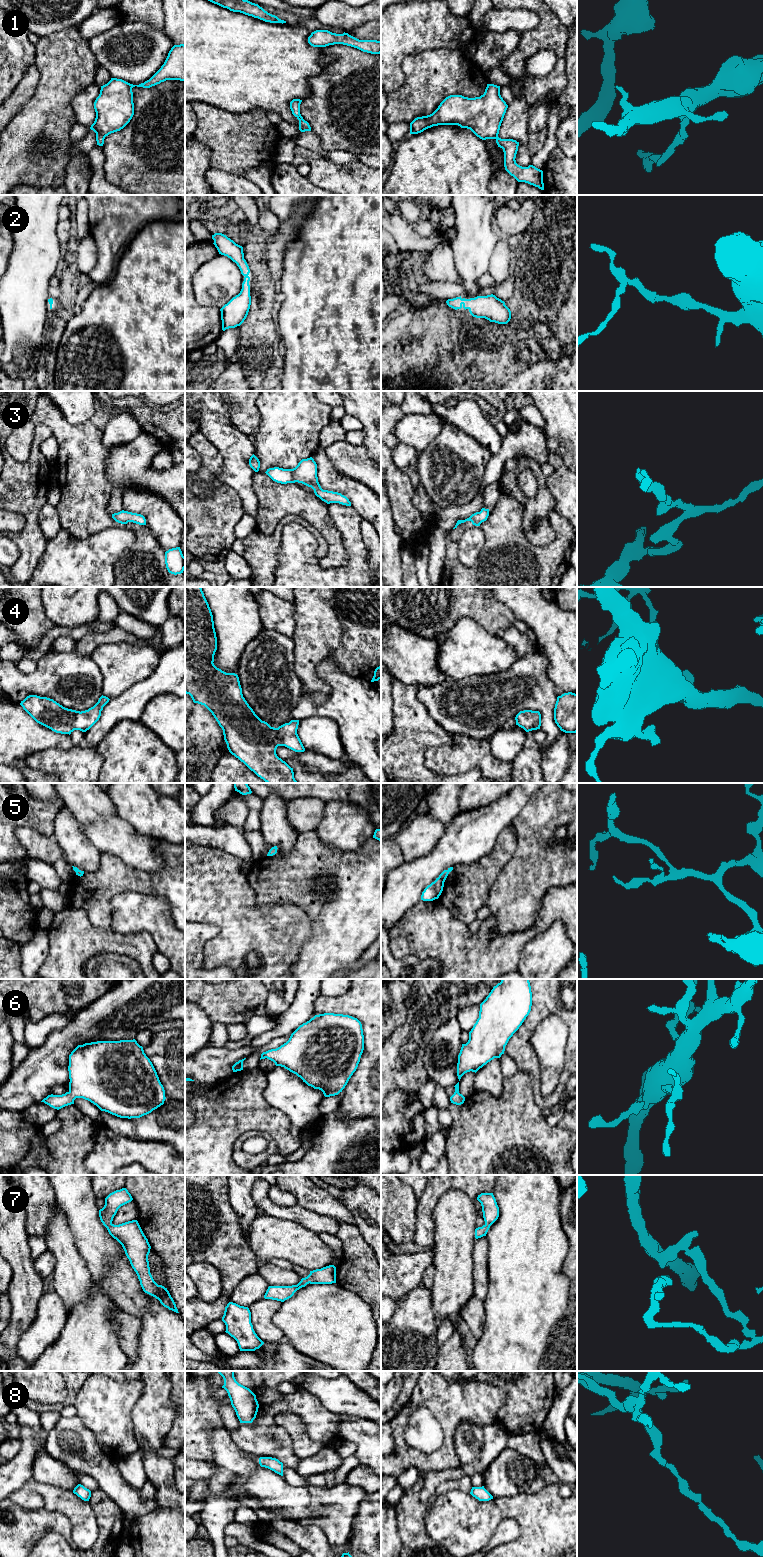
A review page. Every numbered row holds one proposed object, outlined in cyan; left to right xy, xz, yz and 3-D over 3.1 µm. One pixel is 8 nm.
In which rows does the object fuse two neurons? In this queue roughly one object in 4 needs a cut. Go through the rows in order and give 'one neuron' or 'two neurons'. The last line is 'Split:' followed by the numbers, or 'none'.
1: one neuron
2: one neuron
3: one neuron
4: one neuron
5: one neuron
6: one neuron
7: one neuron
8: one neuron
Split: none

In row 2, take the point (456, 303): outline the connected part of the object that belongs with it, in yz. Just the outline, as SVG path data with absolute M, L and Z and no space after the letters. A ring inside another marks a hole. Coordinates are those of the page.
M493 294L470 299L462 299L460 296L448 299L446 303L455 310L463 307L465 310L468 309L473 317L485 318L498 324L507 324L511 319L511 311L505 302Z

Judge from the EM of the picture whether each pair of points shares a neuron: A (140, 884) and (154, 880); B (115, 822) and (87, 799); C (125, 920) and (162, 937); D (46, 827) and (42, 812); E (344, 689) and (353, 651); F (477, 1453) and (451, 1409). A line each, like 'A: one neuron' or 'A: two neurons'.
A: one neuron
B: two neurons
C: one neuron
D: one neuron
E: two neurons
F: two neurons

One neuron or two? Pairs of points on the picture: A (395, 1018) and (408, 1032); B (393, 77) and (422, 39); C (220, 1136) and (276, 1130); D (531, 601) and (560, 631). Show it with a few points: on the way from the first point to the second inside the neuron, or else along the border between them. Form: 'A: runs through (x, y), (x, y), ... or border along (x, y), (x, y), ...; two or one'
A: border along (409, 1007), (406, 1019), (391, 1034); two
B: runs through (393, 66), (393, 60), (411, 42); one
C: runs through (234, 1122), (262, 1122); one
D: runs through (537, 608), (553, 624); one

